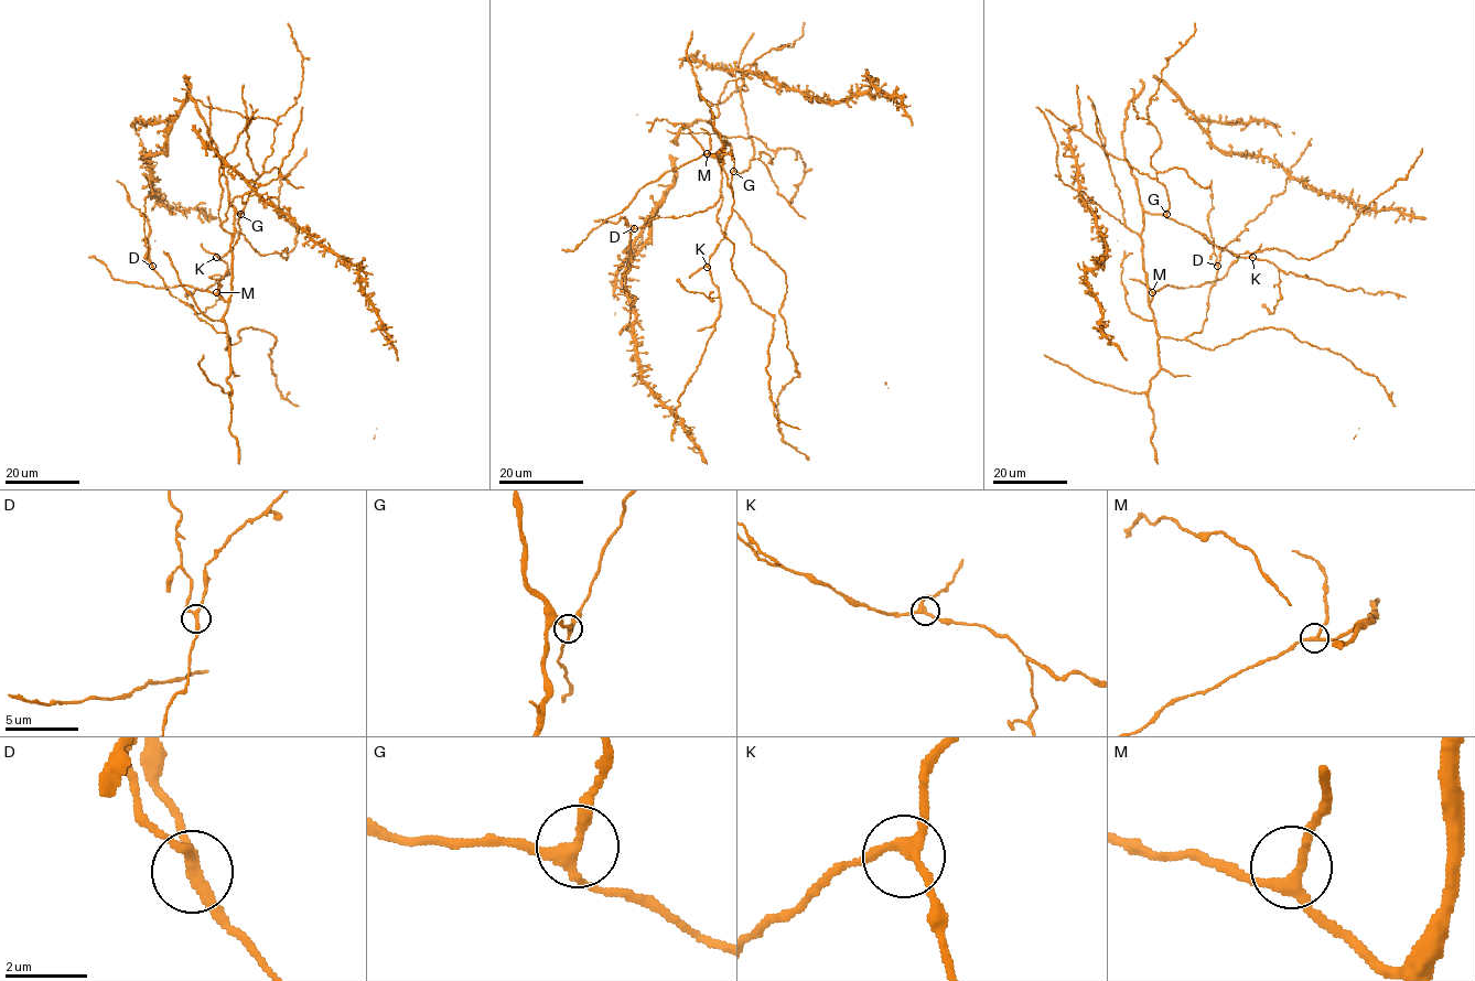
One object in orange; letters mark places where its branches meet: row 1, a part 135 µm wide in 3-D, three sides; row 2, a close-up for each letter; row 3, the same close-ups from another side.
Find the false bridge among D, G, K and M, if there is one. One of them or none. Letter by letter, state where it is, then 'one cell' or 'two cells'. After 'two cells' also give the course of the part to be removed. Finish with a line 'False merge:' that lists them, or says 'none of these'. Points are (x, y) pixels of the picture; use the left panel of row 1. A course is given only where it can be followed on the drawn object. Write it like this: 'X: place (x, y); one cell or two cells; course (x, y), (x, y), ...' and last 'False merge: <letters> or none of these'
D: place (152, 266); two cells; course (152, 266), (146, 256), (144, 217), (132, 206), (125, 186), (117, 180)
G: place (240, 214); one cell
K: place (216, 257); one cell
M: place (216, 292); one cell
False merge: D

